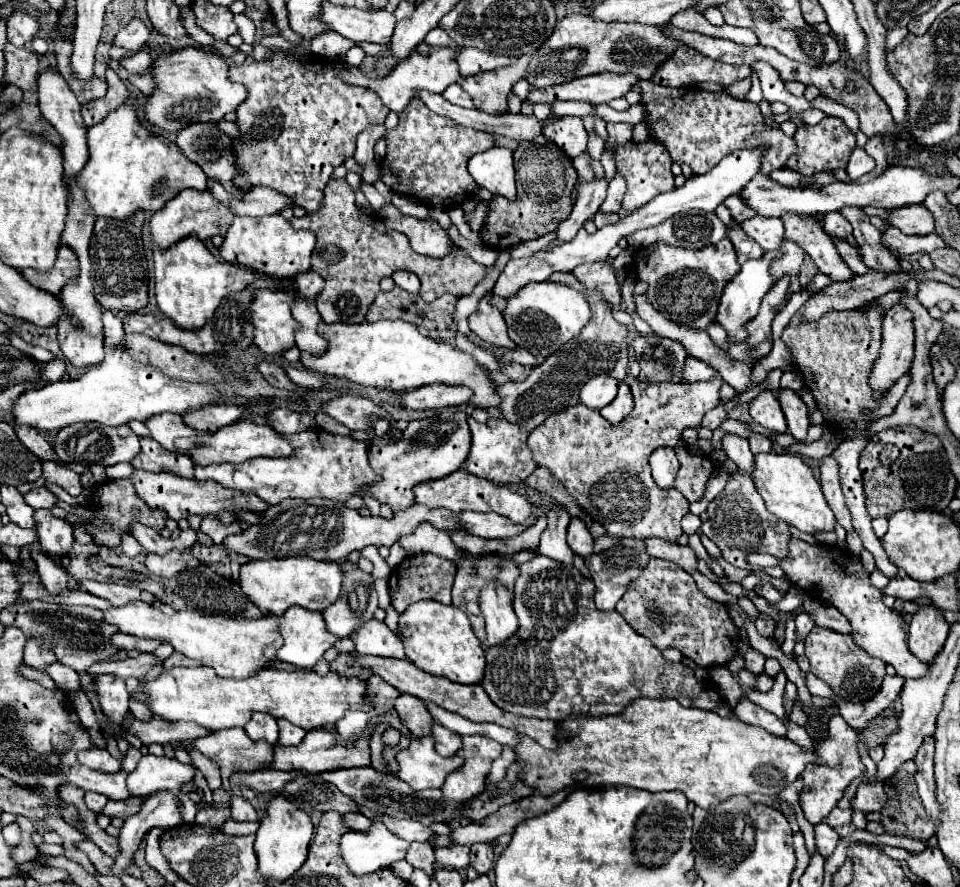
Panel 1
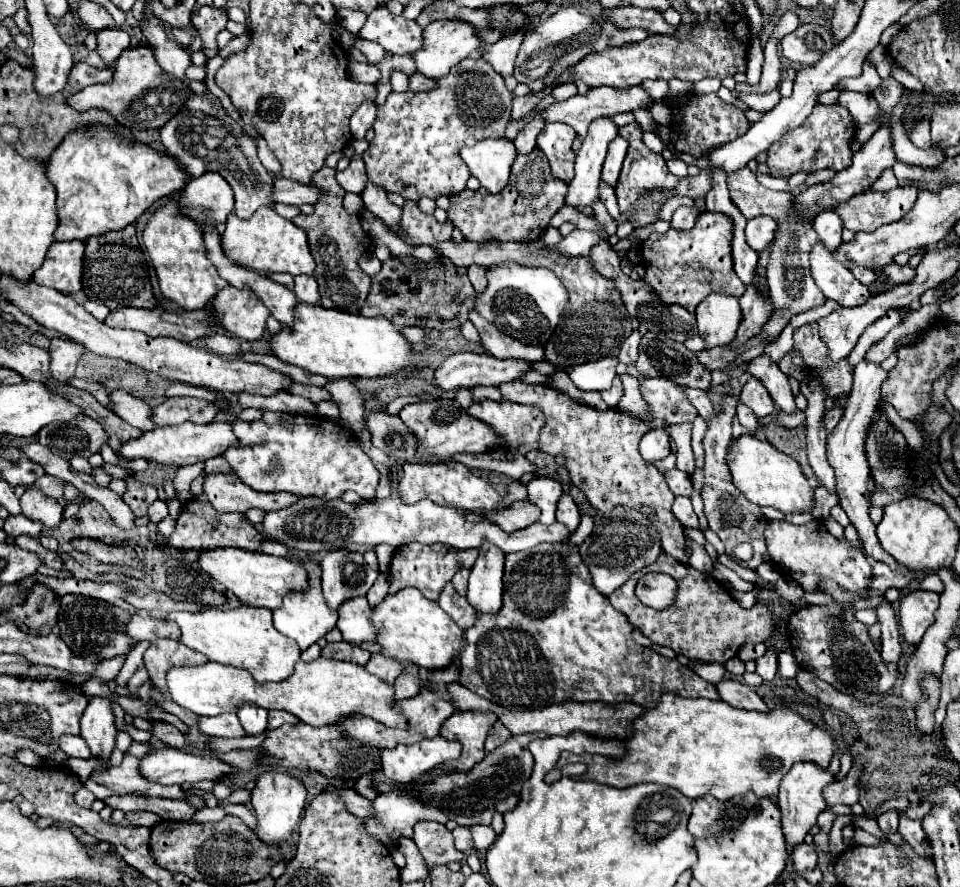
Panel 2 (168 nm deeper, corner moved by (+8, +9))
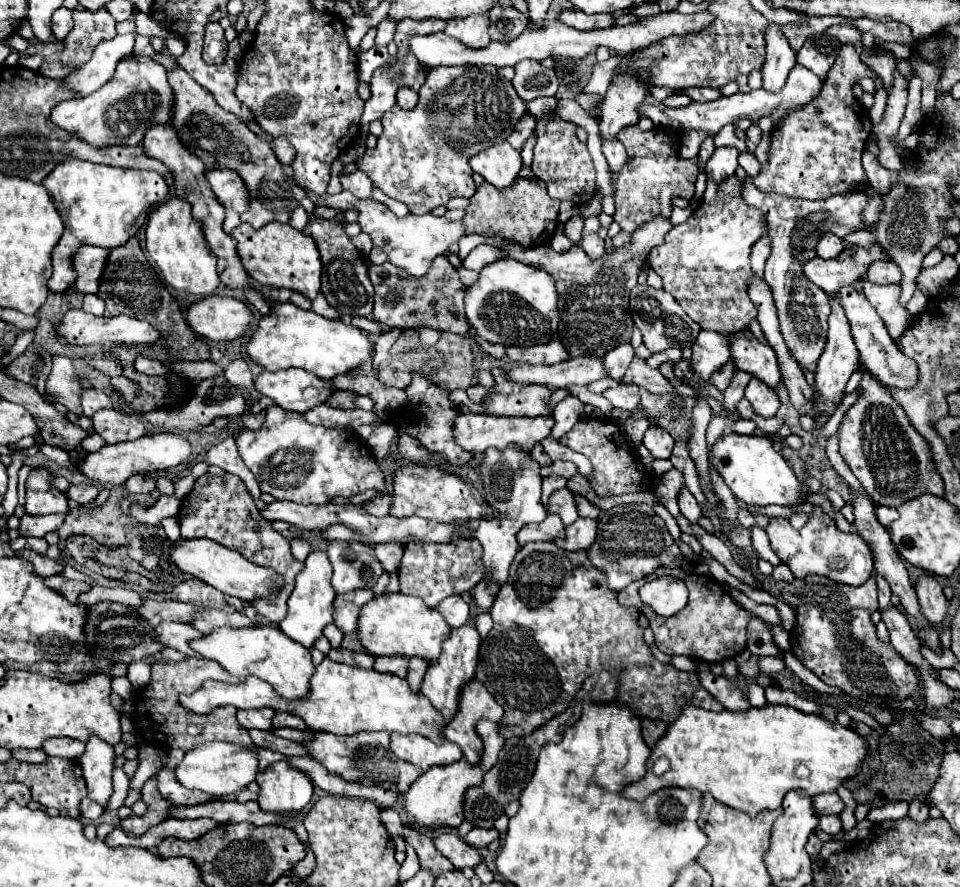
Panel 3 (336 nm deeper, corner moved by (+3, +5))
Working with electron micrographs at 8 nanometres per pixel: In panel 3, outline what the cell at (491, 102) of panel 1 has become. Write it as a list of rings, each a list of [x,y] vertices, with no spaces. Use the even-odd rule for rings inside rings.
[[[439,66],[431,68],[423,84],[421,102],[413,110],[393,106],[381,118],[383,132],[373,150],[367,150],[363,158],[357,160],[357,168],[369,174],[373,184],[387,194],[409,206],[411,214],[427,214],[447,200],[463,196],[471,198],[477,190],[473,182],[473,170],[469,158],[493,144],[505,142],[515,130],[517,120],[527,110],[525,102],[515,94],[515,88],[505,80],[495,66]]]

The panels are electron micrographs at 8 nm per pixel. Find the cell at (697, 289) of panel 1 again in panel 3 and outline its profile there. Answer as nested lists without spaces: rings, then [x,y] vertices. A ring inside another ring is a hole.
[[[733,176],[721,186],[707,182],[699,208],[687,222],[667,232],[665,242],[651,250],[649,264],[663,278],[663,290],[673,294],[701,328],[735,334],[757,316],[747,296],[747,284],[749,252],[761,236],[765,236],[765,222],[761,222],[757,210],[741,202],[741,180]]]

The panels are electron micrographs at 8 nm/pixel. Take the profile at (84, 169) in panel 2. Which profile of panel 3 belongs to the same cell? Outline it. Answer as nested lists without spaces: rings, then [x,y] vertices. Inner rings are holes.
[[[73,156],[59,162],[53,172],[43,180],[43,184],[49,194],[53,194],[55,206],[61,212],[65,224],[65,232],[51,254],[53,276],[49,278],[49,290],[53,292],[65,292],[71,286],[71,256],[75,254],[77,246],[93,244],[113,248],[125,244],[145,224],[151,208],[165,202],[169,196],[169,186],[165,178],[161,178],[161,174],[157,172],[91,164]]]

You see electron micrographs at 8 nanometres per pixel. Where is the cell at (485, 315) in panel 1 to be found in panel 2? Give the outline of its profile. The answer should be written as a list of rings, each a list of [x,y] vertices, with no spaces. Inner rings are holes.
[[[470,310],[468,318],[476,326],[476,330],[480,332],[482,346],[486,348],[486,352],[490,356],[496,356],[496,358],[522,358],[522,360],[530,360],[530,362],[544,360],[544,348],[542,346],[528,346],[528,344],[518,342],[512,336],[506,336],[506,334],[498,332],[496,326],[492,326],[490,322],[484,322],[484,318],[476,310]]]

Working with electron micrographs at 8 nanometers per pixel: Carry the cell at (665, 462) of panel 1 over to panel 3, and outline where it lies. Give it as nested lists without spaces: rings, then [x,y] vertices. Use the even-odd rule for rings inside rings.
[[[649,426],[643,436],[643,446],[651,452],[653,458],[669,458],[673,444],[675,440],[671,438],[671,434],[659,426]]]

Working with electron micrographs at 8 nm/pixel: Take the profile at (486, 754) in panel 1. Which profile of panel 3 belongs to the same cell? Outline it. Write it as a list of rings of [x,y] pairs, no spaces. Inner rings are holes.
[[[469,682],[465,690],[461,692],[461,702],[459,702],[459,714],[445,726],[443,734],[447,740],[455,742],[461,746],[465,758],[469,764],[477,764],[481,760],[483,752],[483,740],[477,734],[475,726],[479,720],[491,720],[491,722],[501,722],[503,710],[495,702],[493,694],[489,694],[481,682]]]

